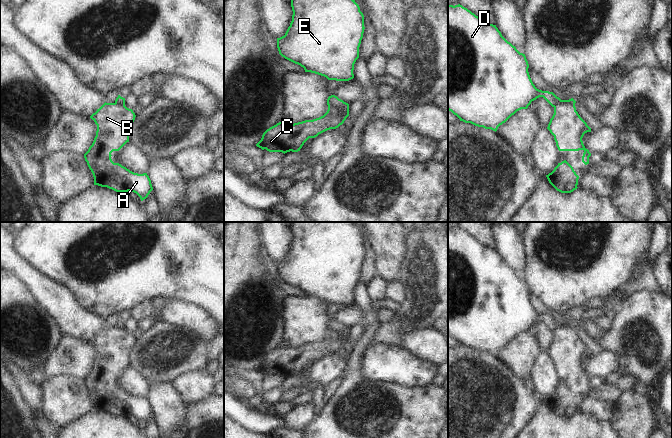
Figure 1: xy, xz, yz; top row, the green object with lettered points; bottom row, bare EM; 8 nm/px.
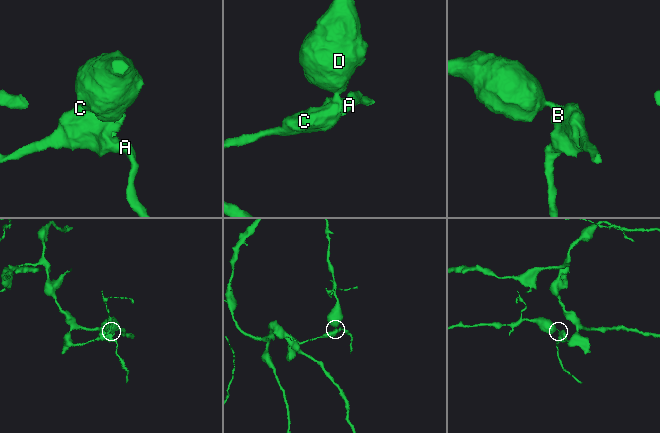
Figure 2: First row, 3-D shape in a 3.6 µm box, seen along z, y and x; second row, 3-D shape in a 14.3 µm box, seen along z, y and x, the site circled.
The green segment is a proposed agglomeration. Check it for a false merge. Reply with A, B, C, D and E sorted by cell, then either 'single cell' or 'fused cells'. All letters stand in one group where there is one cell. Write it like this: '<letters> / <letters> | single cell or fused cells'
A B C / D E | fused cells

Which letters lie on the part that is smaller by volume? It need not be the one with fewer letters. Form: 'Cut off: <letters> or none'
Cut off: D, E

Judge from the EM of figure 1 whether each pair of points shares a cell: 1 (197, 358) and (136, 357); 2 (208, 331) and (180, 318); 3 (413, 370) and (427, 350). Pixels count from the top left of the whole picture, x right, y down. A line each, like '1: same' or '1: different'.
1: same
2: same
3: different

